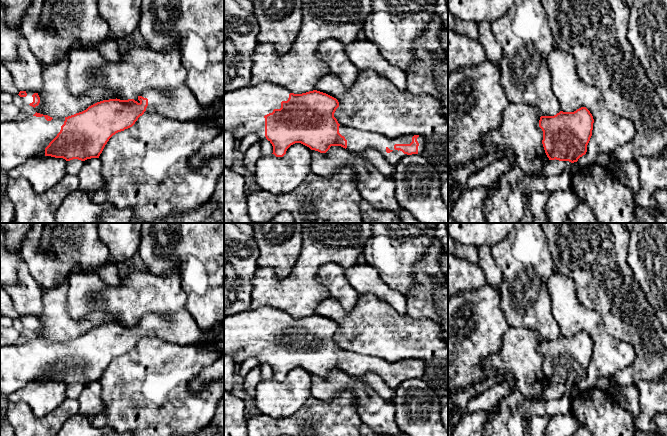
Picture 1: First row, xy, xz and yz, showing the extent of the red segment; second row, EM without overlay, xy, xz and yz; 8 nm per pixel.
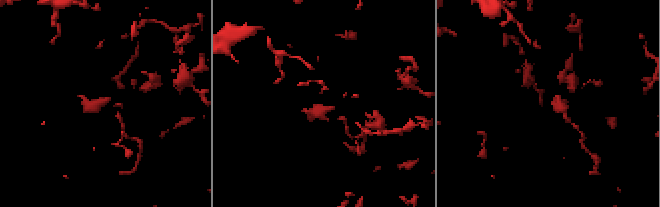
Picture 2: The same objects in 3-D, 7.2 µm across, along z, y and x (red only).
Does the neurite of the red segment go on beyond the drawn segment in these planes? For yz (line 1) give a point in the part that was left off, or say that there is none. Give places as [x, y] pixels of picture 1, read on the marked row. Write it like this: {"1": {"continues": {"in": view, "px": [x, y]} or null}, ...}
{"1": {"continues": null}}

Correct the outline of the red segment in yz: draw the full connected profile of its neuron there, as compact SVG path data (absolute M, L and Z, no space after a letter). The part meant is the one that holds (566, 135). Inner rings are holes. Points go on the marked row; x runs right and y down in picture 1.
M586 107L574 112L560 111L554 116L541 116L542 144L549 160L577 162L587 152L593 123L593 116Z

